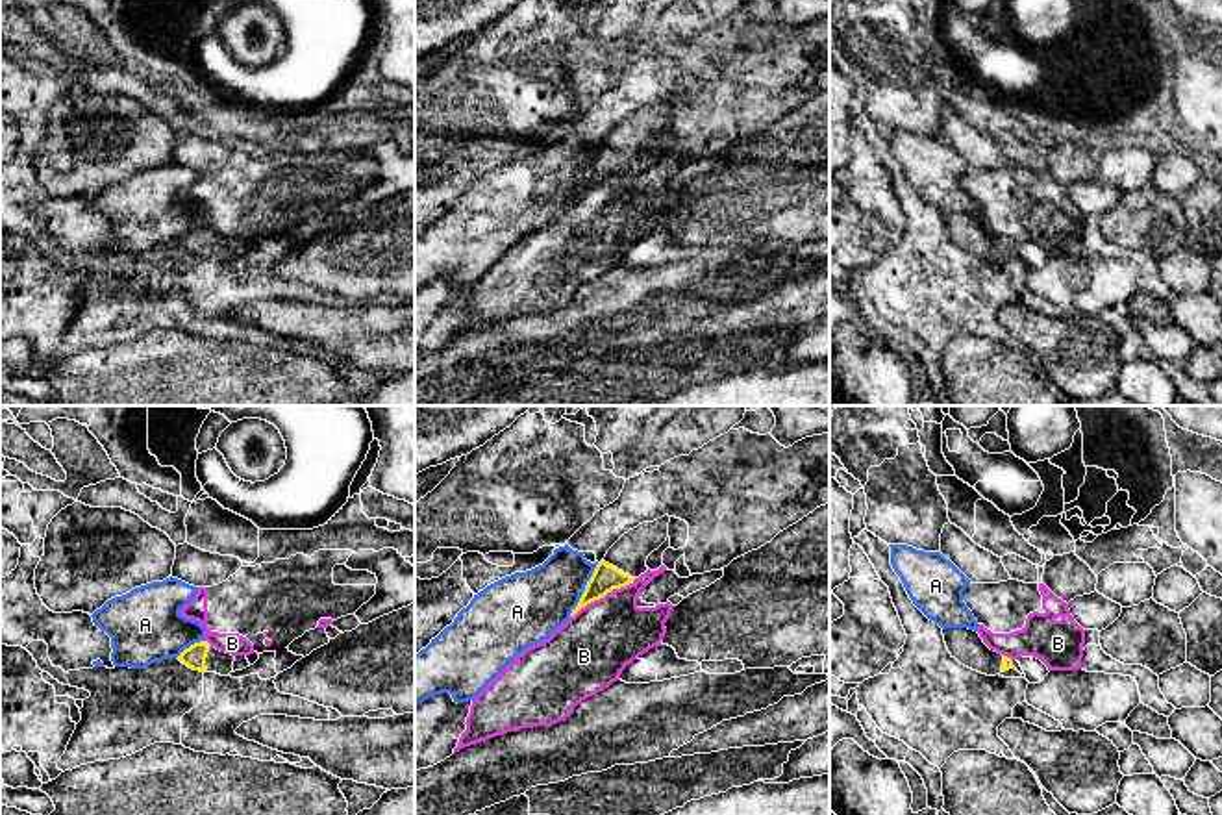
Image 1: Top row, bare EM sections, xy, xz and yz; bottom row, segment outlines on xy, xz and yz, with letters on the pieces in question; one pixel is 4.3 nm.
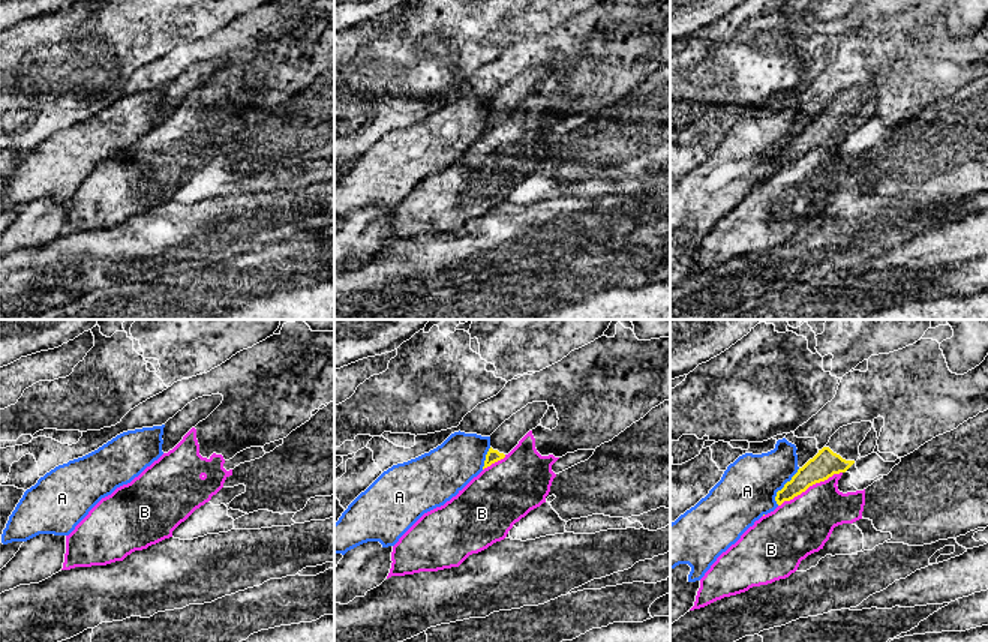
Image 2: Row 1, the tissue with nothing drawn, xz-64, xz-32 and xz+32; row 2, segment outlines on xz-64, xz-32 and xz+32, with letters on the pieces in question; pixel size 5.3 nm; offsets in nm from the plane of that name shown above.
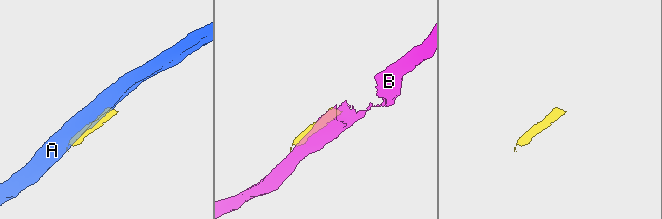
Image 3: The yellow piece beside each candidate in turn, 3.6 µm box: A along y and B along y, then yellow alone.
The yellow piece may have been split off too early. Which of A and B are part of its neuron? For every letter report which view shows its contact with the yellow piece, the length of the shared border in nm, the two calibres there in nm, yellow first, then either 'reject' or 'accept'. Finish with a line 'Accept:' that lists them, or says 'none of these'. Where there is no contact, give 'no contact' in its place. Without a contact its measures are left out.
A: meets yellow in xz; contact 260 nm long; 120 nm thick on the yellow side, 300 nm on the other; reject
B: meets yellow in xz; contact 340 nm long; 120 nm thick on the yellow side, 320 nm on the other; reject
Accept: none of these

